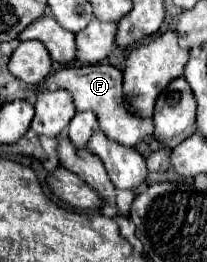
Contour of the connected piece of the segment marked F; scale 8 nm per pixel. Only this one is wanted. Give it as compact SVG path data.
M107 64L101 66L71 66L71 68L61 68L53 76L49 76L39 88L65 88L71 92L75 100L75 110L95 110L99 128L111 138L113 142L119 142L123 146L137 146L141 142L147 142L153 136L153 120L151 118L139 118L135 116L123 98L123 74Z

